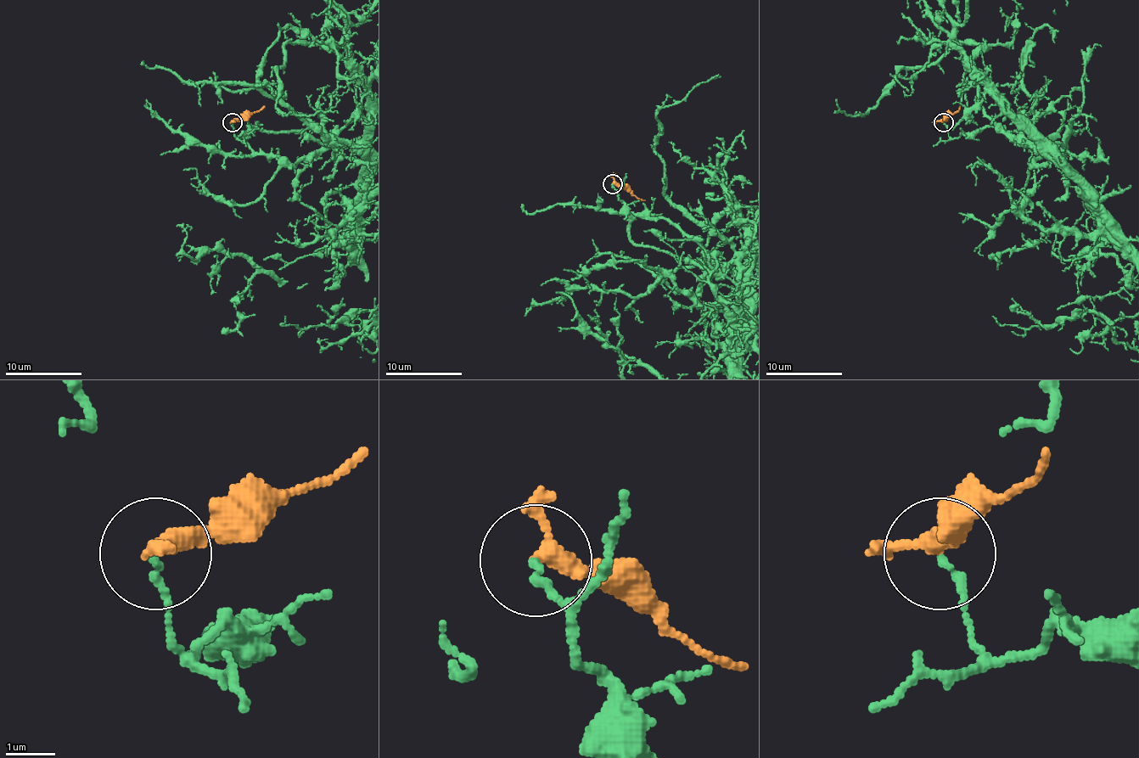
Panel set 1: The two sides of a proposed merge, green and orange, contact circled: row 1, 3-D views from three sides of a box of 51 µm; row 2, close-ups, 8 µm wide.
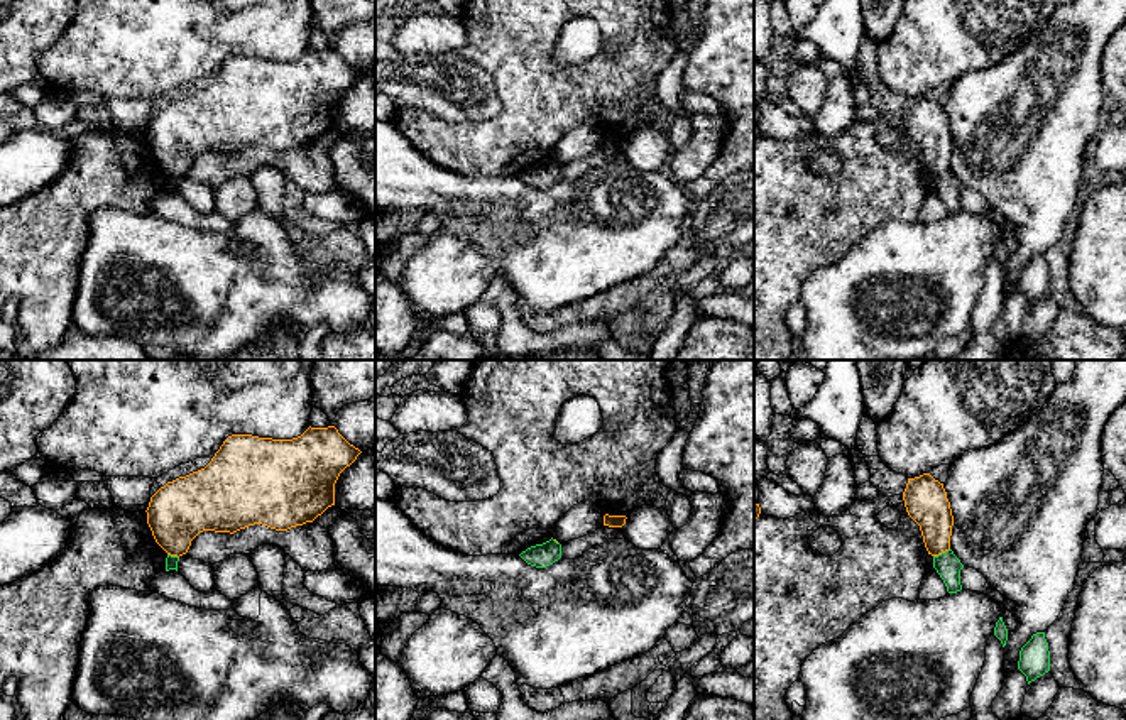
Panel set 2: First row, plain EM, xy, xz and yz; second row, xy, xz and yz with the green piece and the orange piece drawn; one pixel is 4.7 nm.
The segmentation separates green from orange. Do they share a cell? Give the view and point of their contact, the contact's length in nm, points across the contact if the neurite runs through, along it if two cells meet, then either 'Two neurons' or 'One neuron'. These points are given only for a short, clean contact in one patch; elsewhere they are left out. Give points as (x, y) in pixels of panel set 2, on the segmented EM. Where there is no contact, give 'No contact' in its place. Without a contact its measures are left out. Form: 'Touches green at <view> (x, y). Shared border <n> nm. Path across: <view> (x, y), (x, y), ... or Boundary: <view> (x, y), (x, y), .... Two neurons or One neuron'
Touches green at yz (942, 553). Shared border 90 nm. Boundary: yz (949, 548), (934, 556). Two neurons

